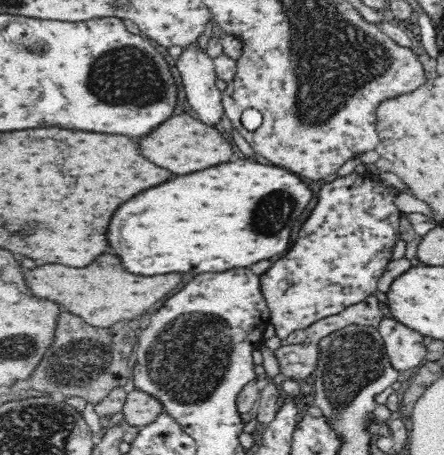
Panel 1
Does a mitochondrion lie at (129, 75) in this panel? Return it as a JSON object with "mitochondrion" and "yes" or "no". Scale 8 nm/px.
{"mitochondrion":"yes"}

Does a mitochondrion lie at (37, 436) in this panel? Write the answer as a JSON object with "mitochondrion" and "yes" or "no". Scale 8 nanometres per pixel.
{"mitochondrion":"yes"}

